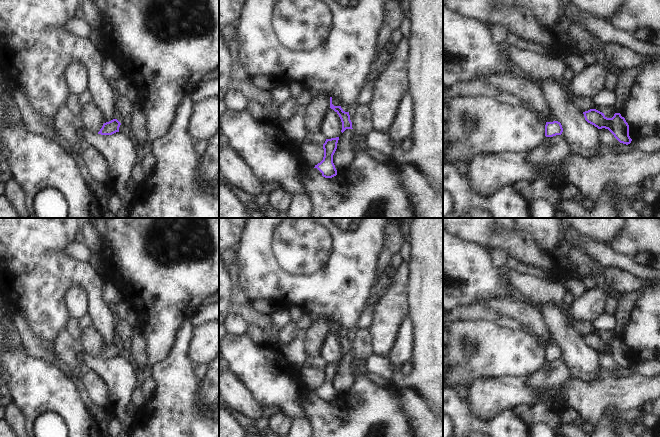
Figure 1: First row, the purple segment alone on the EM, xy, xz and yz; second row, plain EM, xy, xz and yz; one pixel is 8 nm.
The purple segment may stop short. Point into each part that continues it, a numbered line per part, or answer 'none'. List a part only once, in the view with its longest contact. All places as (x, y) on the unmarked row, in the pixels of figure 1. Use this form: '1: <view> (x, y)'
none

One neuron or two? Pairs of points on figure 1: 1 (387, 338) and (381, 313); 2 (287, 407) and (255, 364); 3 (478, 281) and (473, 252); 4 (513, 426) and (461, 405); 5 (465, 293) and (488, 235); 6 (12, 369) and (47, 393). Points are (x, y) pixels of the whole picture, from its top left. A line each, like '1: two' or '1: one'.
1: one
2: one
3: one
4: one
5: two
6: one

